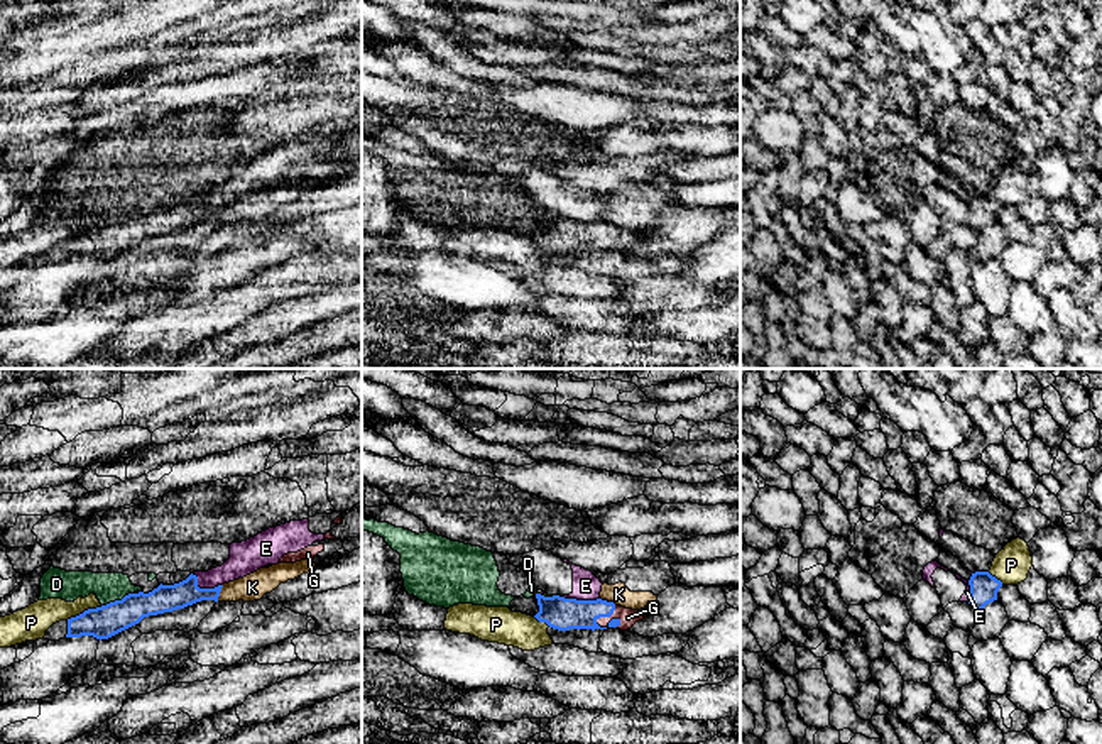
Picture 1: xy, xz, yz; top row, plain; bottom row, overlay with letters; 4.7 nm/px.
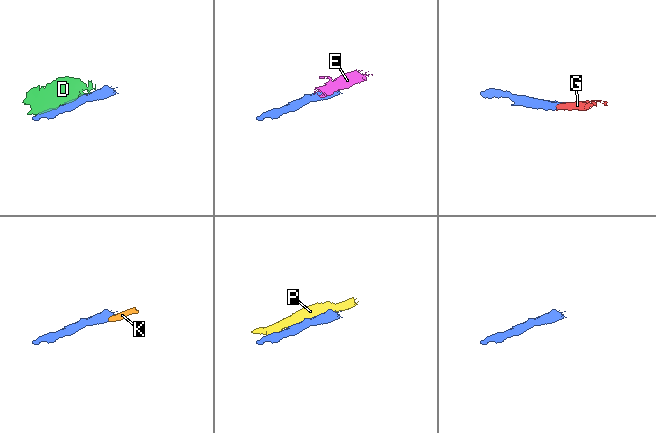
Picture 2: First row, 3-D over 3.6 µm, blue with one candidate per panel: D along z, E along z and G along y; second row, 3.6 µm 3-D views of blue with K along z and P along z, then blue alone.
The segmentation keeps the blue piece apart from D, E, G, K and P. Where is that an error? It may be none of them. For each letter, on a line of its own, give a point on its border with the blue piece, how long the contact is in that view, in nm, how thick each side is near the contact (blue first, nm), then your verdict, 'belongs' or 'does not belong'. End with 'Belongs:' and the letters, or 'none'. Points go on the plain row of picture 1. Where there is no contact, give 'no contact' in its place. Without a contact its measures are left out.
D: xy (117, 222) | 170 nm | 160/140 nm | does not belong
E: xy (203, 210) | 160 nm | 130/150 nm | does not belong
G: xz (612, 240) | 130 nm | 160/80 nm | belongs
K: xy (218, 215) | 90 nm | 130/130 nm | does not belong
P: xy (85, 232) | 190 nm | 160/150 nm | does not belong
Belongs: G

